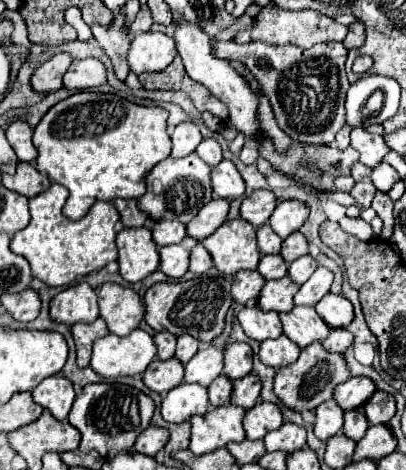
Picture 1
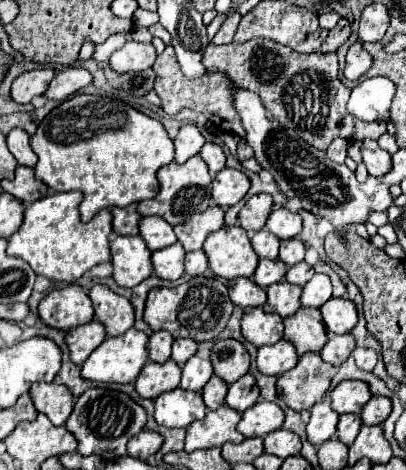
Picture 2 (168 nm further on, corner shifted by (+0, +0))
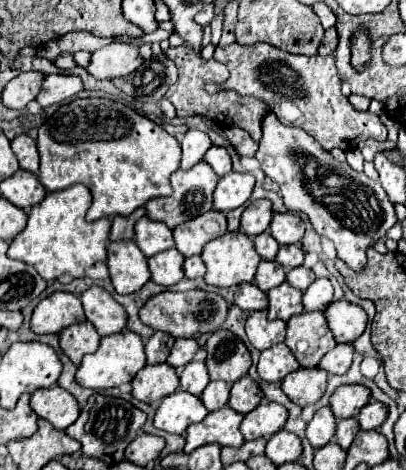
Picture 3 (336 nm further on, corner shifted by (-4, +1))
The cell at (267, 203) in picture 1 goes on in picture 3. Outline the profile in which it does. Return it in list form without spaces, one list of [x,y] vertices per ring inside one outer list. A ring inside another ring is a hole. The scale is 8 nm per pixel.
[[[258,199],[252,201],[246,211],[242,213],[242,221],[240,221],[240,231],[246,233],[248,237],[256,237],[258,233],[264,233],[270,225],[272,219],[272,203],[268,199]]]

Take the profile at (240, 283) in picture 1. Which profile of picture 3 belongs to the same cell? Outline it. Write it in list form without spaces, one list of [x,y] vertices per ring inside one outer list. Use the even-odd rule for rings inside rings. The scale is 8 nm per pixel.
[[[242,283],[234,295],[234,303],[244,311],[266,311],[268,297],[254,283]]]

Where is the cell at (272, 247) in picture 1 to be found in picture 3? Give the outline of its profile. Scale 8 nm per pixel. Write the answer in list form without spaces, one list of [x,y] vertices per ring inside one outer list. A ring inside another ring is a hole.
[[[264,231],[264,233],[256,235],[256,237],[254,237],[254,245],[256,245],[258,255],[260,255],[262,259],[266,259],[266,261],[272,261],[272,259],[276,257],[278,249],[280,249],[278,241],[276,241],[268,231]]]

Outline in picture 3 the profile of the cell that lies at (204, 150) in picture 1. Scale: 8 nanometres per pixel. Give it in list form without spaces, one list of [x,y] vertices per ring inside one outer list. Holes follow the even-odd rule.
[[[212,145],[212,147],[206,151],[204,161],[214,169],[214,173],[216,173],[218,177],[224,177],[226,173],[232,171],[232,161],[230,161],[230,155],[228,155],[228,151],[226,151],[224,147]]]

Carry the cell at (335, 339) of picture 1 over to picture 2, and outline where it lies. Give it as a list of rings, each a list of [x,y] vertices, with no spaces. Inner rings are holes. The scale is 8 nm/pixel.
[[[334,334],[326,342],[326,346],[320,350],[320,356],[324,362],[340,366],[342,360],[346,360],[354,350],[354,336],[352,334]]]

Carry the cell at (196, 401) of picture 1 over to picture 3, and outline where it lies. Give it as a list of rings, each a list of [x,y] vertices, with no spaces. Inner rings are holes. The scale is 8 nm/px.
[[[176,391],[162,399],[154,415],[154,427],[172,435],[184,435],[192,423],[200,423],[208,415],[200,397]]]

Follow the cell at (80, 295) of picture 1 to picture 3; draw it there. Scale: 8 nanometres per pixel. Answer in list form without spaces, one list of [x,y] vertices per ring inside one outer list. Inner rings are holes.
[[[56,291],[38,303],[30,319],[30,329],[32,333],[38,333],[38,335],[60,333],[62,329],[84,321],[86,317],[84,317],[80,297],[74,293]]]

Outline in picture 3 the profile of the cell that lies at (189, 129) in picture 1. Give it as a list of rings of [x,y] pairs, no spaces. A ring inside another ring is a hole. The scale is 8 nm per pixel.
[[[190,129],[182,139],[182,169],[192,169],[198,161],[202,161],[204,153],[212,147],[210,137],[204,131]]]

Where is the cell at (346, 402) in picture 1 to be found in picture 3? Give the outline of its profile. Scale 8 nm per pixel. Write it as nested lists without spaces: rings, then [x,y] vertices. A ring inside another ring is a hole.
[[[342,385],[330,397],[330,409],[336,419],[356,417],[358,411],[370,401],[370,389],[364,385]]]

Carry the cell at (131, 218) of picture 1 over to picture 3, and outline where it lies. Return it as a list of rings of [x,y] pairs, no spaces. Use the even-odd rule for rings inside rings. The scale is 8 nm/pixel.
[[[114,217],[110,229],[110,241],[122,241],[134,237],[134,217]]]

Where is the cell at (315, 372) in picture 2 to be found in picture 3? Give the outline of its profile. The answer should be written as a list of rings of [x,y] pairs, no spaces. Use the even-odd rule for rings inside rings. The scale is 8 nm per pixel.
[[[320,367],[314,369],[298,369],[284,377],[282,391],[300,407],[316,403],[326,391],[328,373]]]

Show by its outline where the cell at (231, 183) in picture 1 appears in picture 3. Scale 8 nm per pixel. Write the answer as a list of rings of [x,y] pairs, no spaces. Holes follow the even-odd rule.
[[[228,173],[220,177],[214,191],[214,207],[222,213],[228,213],[244,205],[254,189],[254,177],[250,173]]]

